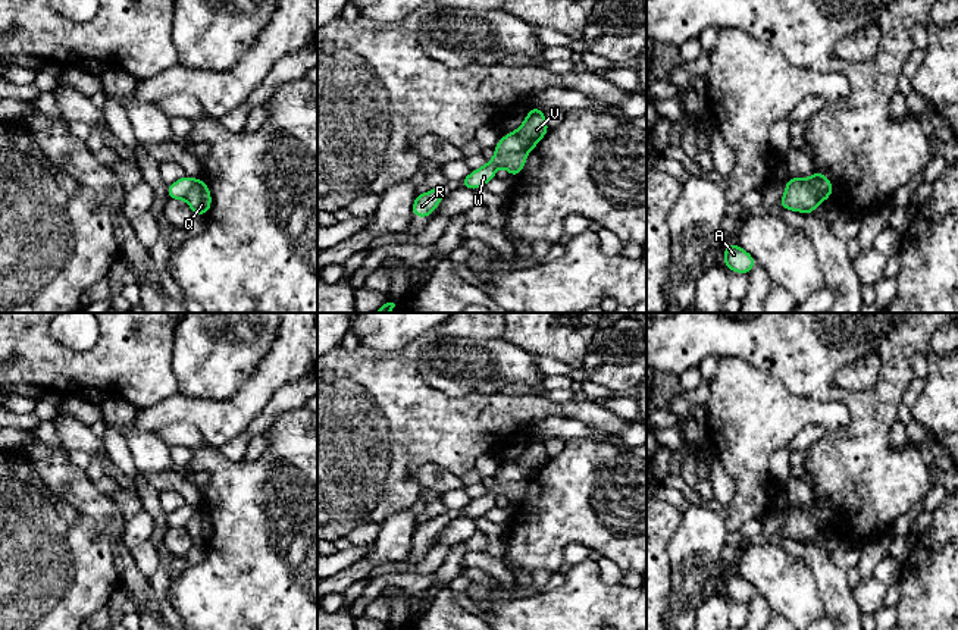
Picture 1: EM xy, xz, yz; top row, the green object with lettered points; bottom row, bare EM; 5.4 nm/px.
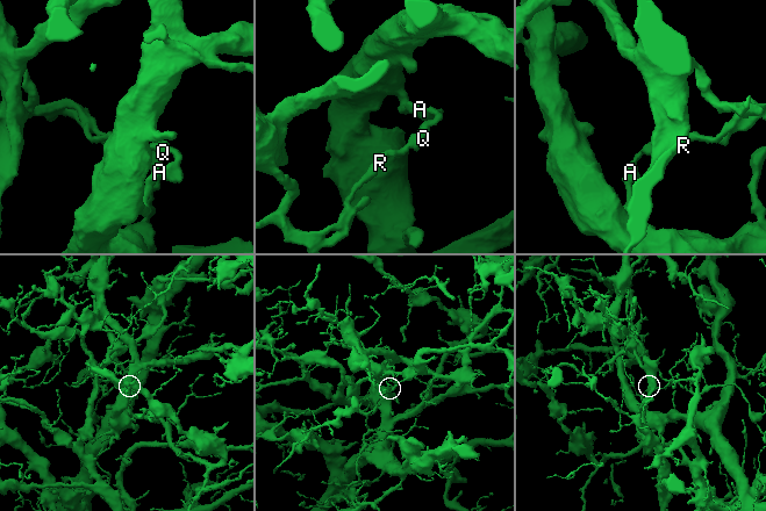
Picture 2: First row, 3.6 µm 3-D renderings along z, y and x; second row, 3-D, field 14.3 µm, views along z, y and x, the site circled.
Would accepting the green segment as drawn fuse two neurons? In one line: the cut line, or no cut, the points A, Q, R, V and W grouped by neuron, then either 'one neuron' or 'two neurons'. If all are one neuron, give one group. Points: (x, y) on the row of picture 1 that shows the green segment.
cut yz (802, 179), (820, 201); groups A Q V / R W; two neurons

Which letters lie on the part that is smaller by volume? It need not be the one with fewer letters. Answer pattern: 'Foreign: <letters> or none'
Foreign: R, W

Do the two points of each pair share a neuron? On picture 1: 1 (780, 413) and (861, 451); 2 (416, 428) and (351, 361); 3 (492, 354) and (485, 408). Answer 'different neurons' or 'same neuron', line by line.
1: different neurons
2: same neuron
3: different neurons

